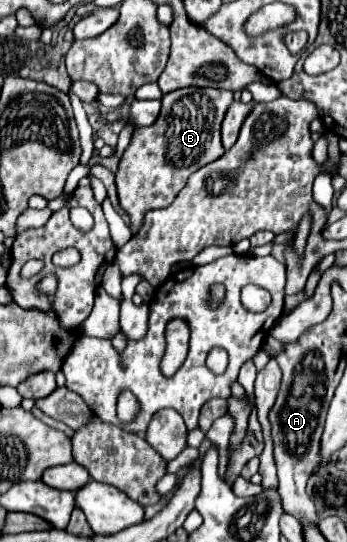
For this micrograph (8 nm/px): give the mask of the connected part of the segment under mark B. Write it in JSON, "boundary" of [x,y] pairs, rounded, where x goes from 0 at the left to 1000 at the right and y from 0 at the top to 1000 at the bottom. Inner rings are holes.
{"boundary":[[[539,161],[470,175],[464,186],[470,197],[452,223],[429,234],[389,238],[331,323],[349,382],[378,397],[378,426],[401,423],[418,389],[487,382],[550,319],[648,282],[637,264],[637,227],[671,190],[666,168]]]}

